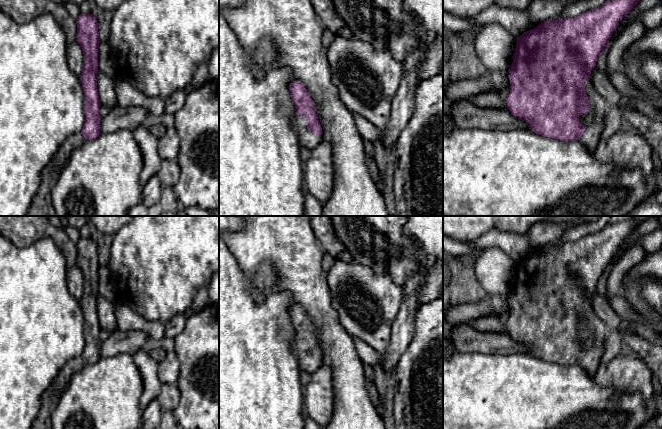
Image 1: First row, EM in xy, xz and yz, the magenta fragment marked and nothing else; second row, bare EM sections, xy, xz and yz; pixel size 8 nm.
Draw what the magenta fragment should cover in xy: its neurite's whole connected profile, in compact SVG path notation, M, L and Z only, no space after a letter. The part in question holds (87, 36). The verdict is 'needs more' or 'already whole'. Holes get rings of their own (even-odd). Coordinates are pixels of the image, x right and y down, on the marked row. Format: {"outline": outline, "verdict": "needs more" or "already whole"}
{"outline": "M80 13L76 23L76 41L81 45L84 54L84 66L79 77L84 91L84 125L79 133L68 137L60 145L53 159L43 168L41 183L27 216L57 216L52 204L51 191L67 164L71 152L86 140L95 139L101 133L101 117L99 115L101 102L97 87L98 47L100 44L98 22L93 14Z", "verdict": "needs more"}

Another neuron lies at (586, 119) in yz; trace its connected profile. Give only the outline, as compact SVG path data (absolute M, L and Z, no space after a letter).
M588 112L580 115L579 119L585 127L588 127L595 120L595 116Z

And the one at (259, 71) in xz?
M256 63L252 65L252 71L255 77L260 80L262 79L269 69L265 66L259 66Z

